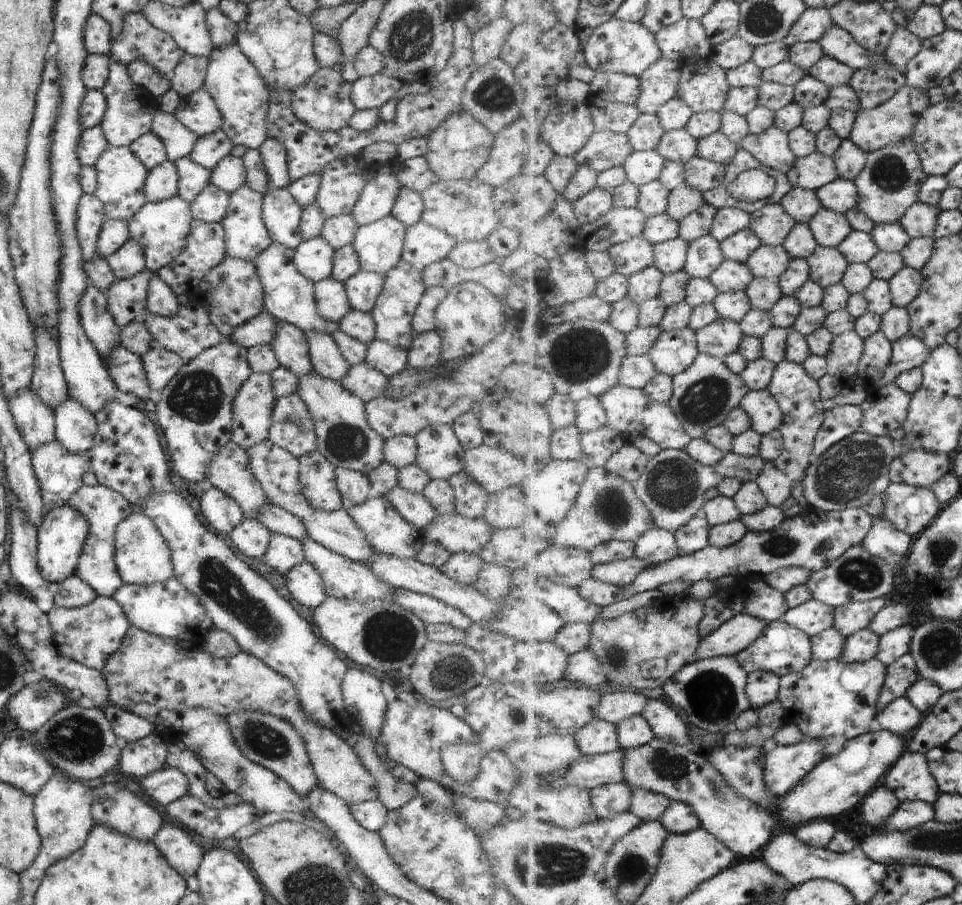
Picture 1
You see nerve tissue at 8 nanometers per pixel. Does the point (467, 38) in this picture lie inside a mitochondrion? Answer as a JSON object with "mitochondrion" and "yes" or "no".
{"mitochondrion":"no"}

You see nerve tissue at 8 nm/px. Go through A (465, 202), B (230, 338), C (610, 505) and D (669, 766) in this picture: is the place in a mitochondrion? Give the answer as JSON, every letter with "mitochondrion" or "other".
{"A":"mitochondrion","B":"other","C":"mitochondrion","D":"mitochondrion"}

